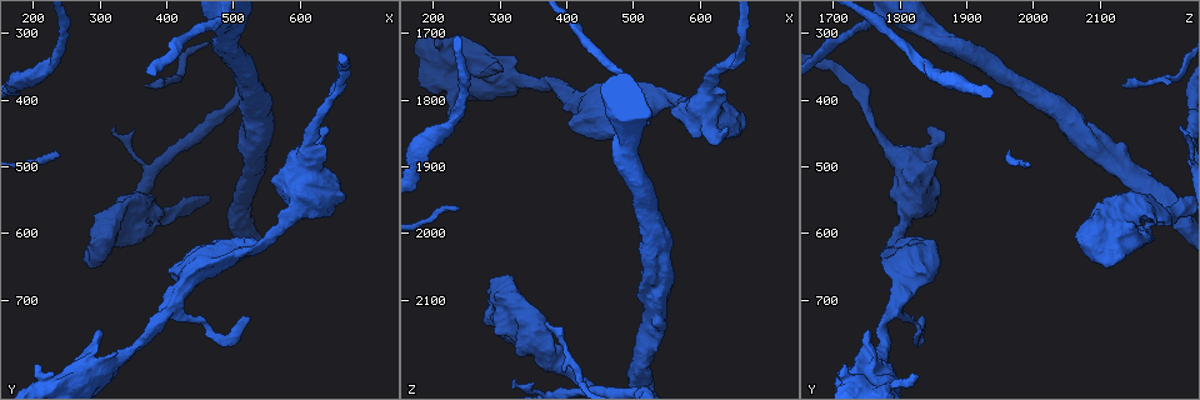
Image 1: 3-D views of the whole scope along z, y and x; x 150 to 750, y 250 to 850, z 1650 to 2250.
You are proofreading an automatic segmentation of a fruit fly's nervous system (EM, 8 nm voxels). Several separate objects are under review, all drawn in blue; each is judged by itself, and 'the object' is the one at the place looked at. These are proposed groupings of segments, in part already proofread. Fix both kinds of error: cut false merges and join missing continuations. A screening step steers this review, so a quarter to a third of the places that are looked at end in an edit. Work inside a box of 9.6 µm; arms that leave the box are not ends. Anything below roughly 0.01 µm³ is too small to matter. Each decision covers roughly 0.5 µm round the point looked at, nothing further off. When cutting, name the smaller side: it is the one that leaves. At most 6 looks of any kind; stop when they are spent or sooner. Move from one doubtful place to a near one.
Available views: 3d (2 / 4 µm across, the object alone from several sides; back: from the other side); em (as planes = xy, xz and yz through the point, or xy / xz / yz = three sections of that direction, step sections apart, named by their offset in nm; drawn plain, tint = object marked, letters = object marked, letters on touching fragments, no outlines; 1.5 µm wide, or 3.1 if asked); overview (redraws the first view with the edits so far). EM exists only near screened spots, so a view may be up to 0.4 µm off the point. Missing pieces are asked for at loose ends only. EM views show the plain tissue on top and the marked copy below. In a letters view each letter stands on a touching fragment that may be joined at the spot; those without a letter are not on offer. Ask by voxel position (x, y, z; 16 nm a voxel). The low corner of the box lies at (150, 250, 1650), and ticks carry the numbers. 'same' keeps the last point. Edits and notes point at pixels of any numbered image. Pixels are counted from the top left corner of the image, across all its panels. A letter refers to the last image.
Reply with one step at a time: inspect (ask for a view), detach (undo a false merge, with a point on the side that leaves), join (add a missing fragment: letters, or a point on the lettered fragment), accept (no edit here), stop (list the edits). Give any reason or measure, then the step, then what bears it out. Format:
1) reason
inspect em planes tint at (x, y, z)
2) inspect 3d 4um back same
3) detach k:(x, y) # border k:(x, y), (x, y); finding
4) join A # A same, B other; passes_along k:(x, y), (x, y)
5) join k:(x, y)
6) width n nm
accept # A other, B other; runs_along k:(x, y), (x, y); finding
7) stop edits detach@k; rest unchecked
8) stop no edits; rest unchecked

calibre changes
inspect em planes letters at (390, 580, 2200)

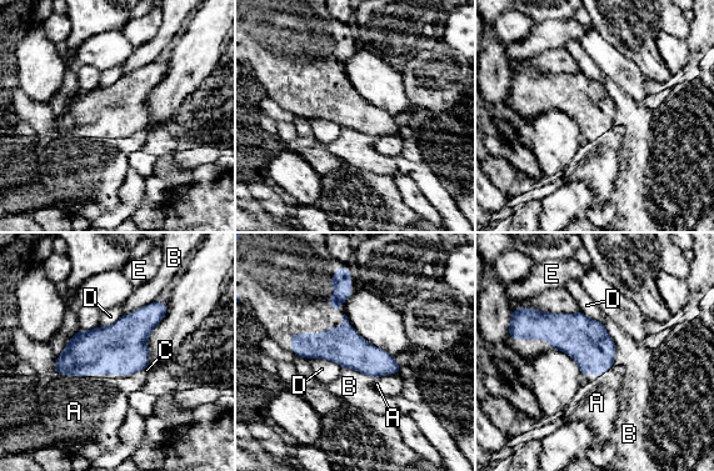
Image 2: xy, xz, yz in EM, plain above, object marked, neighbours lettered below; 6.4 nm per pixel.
width 240 nm
accept # A other, B other, C other, D other, E other; runs_along 2:(293, 339), (343, 345), (398, 370); one cell here

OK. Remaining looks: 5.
an open end
inspect 3d 4um at (300, 745, 1750)

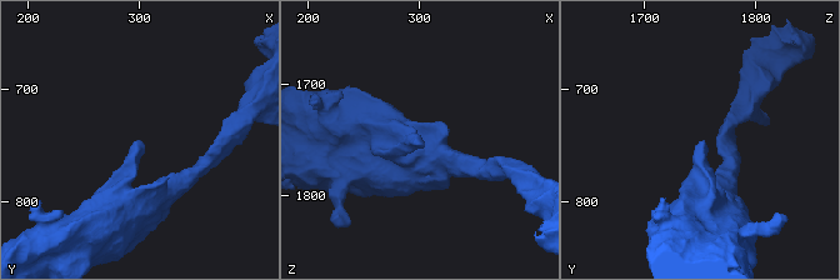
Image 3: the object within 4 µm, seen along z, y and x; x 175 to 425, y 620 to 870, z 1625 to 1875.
inspect em planes letters at (304, 746, 1752)

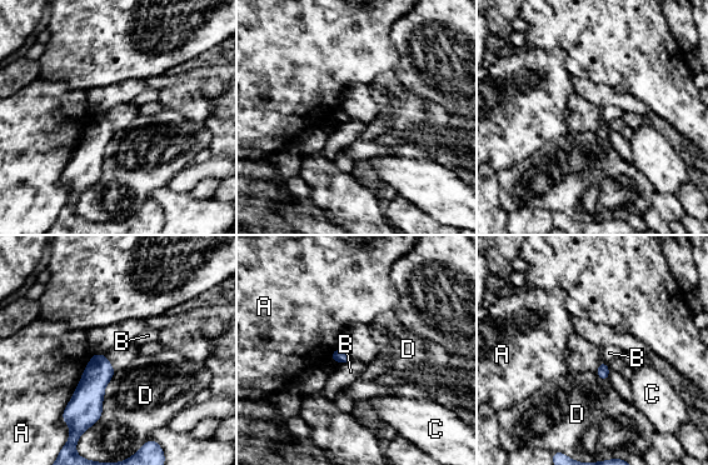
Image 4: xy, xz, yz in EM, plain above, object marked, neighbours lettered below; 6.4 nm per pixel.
accept # A other, B other, C other, D other; border 4:(352, 359), (340, 365); no lettered fragment goes on from it

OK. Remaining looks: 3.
thick turns thin
inspect em yz step 8 tint at (215, 355, 1850)

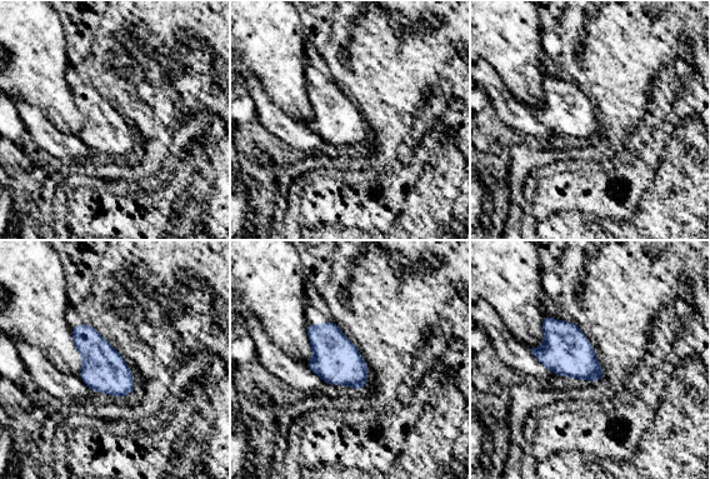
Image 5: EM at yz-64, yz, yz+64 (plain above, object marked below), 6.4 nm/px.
another direction
inspect em xz step 4 letters same

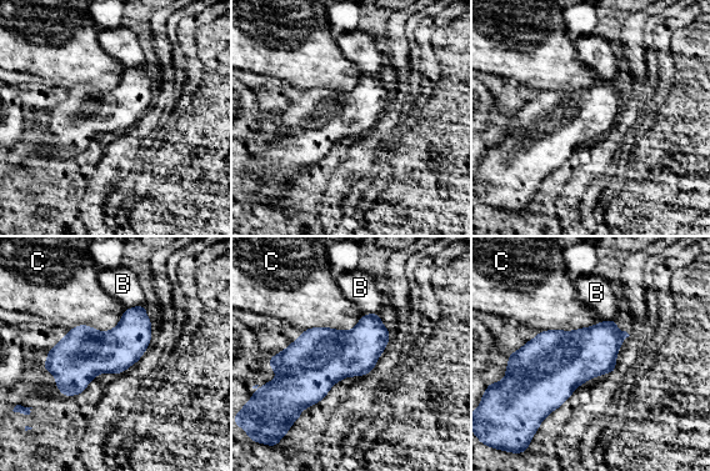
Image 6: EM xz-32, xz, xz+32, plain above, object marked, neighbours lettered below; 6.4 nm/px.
width 320 nm
accept # B other, C other; border 6:(124, 310), (109, 330), (69, 330); one cell here

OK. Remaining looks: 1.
stop no edits; rest unchecked

